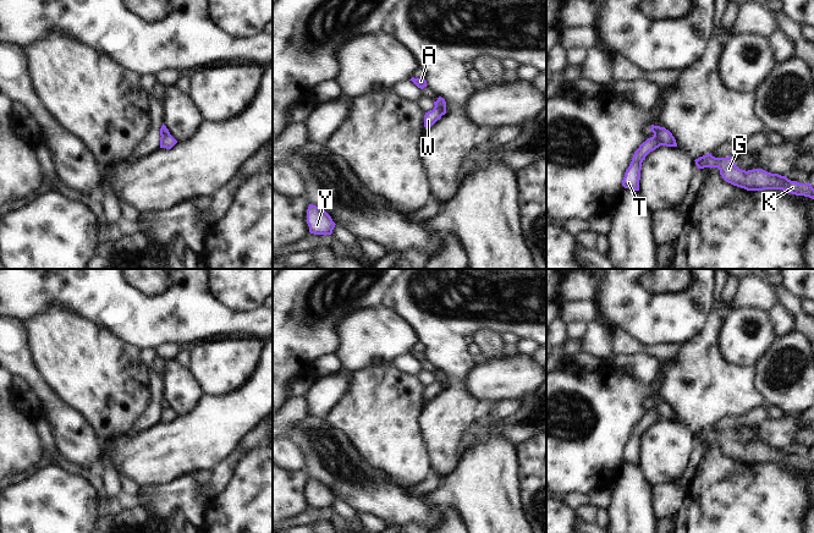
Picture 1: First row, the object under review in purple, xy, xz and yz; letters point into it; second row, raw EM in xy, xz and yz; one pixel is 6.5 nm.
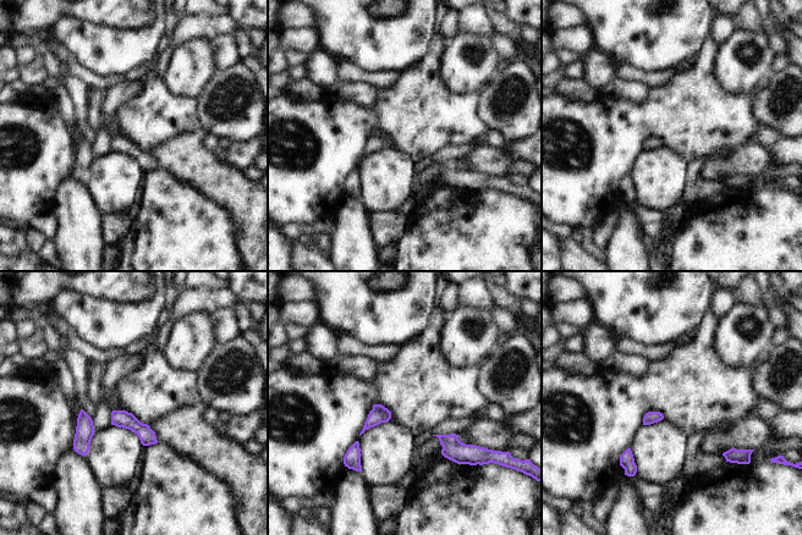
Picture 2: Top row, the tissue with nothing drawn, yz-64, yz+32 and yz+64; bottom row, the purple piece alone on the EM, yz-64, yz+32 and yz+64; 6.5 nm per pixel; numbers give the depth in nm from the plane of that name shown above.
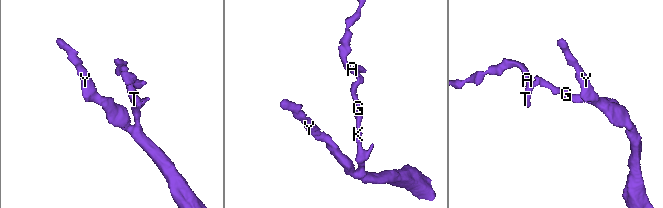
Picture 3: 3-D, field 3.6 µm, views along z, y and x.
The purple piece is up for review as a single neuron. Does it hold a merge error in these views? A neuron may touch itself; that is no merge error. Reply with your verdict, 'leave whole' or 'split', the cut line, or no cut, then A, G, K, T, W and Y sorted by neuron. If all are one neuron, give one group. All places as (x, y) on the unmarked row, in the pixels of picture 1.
split | xz (435, 378), (441, 389) | A T / G K W Y

